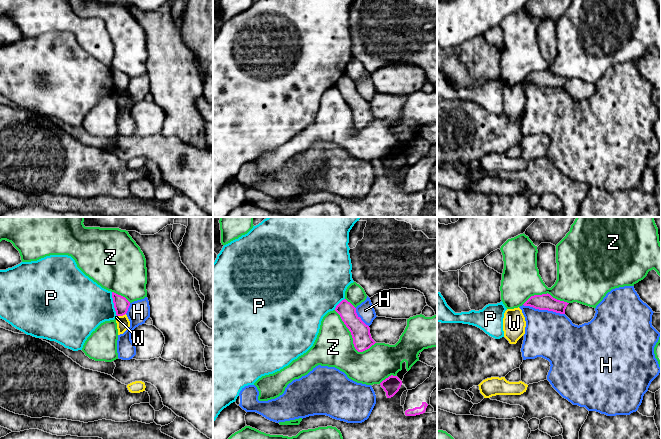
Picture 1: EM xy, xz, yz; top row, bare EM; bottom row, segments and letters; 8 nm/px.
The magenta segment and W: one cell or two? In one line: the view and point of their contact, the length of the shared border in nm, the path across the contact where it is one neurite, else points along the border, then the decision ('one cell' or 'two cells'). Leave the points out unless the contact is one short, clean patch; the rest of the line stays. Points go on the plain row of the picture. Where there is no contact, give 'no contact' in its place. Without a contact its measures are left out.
xy (121, 91) | 80 nm | along xy (125, 89), (117, 92) | two cells

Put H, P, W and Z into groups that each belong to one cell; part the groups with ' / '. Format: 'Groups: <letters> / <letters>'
Groups: H / P / W / Z

